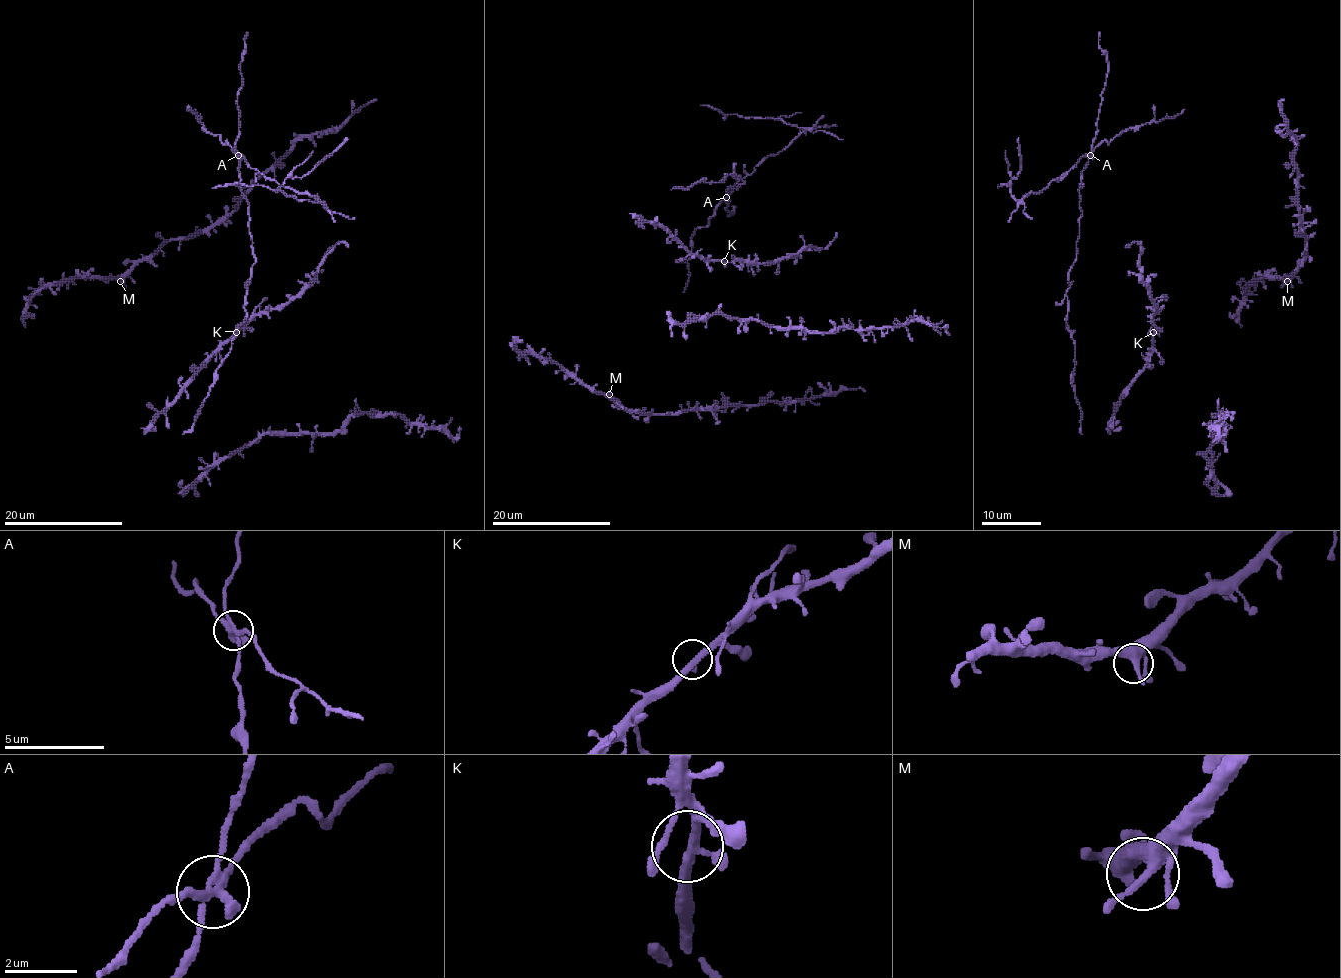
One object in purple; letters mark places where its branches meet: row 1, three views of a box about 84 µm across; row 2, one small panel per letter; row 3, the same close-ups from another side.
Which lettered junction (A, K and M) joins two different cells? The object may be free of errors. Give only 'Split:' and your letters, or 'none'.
Split: A

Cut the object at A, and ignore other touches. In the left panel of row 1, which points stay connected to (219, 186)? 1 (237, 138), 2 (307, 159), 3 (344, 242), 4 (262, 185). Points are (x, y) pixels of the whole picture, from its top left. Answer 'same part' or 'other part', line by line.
1: other part
2: same part
3: other part
4: same part

